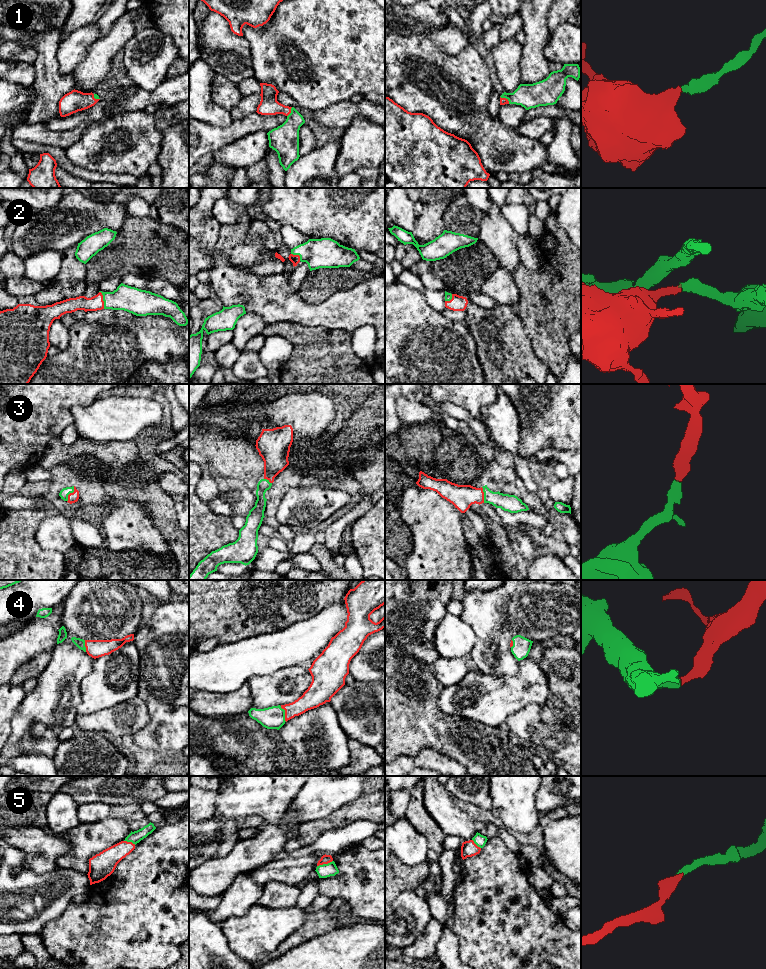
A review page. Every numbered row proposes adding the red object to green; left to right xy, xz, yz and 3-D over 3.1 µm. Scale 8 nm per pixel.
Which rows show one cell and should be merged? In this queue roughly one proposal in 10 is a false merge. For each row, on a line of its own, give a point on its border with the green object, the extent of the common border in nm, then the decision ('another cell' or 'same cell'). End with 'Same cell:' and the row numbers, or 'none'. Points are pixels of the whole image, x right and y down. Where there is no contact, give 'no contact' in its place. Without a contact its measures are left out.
1: xz (291, 112) | 90 nm | same cell
2: xy (103, 300) | 150 nm | same cell
3: xy (70, 492) | 140 nm | same cell
4: xz (284, 714) | 140 nm | same cell
5: xz (324, 864) | 140 nm | same cell
Same cell: 1, 2, 3, 4, 5

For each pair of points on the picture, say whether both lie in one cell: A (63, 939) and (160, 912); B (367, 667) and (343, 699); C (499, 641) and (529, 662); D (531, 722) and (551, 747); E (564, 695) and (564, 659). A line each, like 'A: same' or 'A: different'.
A: same
B: different
C: different
D: same
E: same

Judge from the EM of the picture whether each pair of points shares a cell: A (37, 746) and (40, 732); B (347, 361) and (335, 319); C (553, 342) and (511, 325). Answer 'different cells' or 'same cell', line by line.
A: same cell
B: different cells
C: different cells

